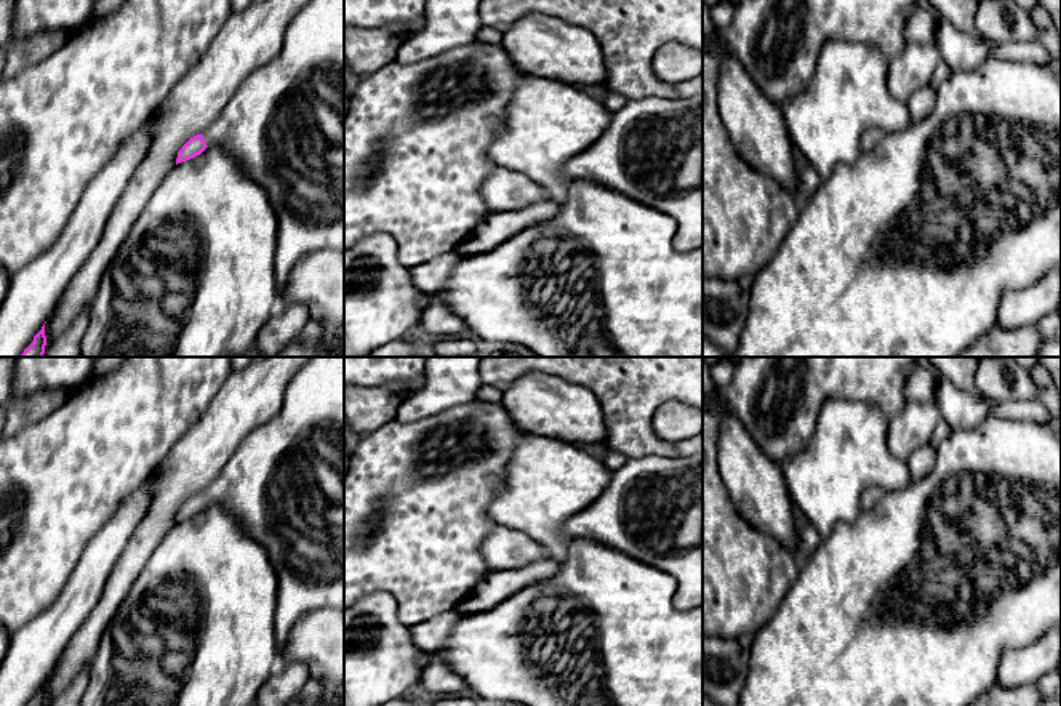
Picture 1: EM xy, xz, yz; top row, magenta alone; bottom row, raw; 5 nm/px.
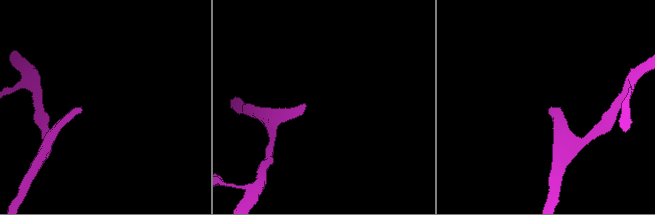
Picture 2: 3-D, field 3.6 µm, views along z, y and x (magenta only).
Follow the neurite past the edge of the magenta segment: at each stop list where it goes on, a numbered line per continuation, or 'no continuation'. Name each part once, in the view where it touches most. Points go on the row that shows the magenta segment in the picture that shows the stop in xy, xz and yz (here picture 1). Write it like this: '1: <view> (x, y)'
1: xy (285, 127)

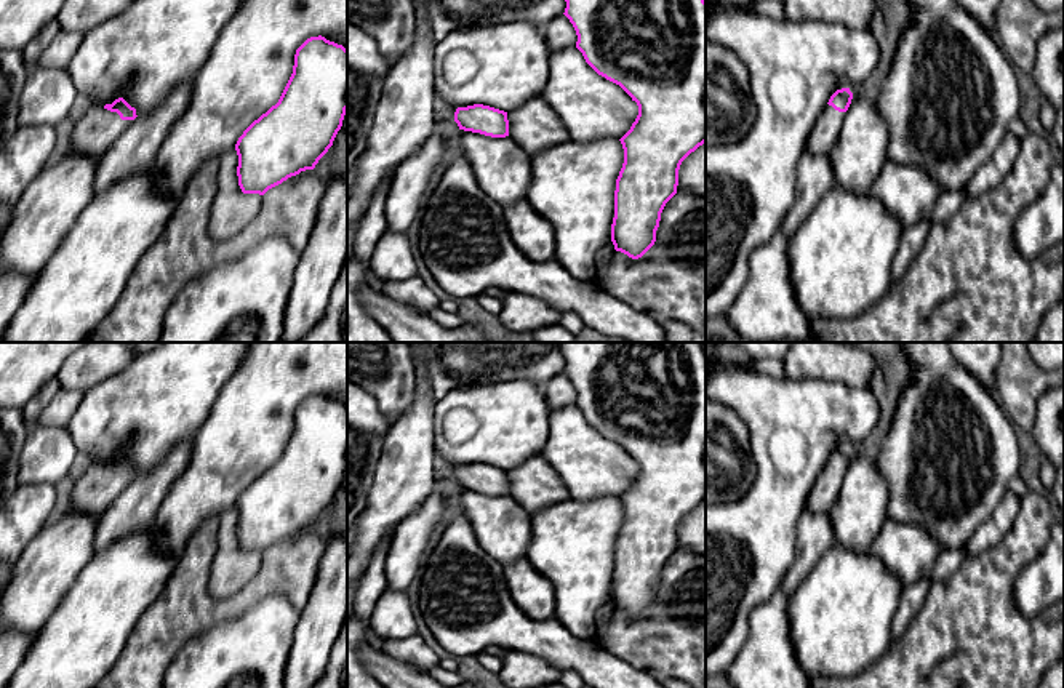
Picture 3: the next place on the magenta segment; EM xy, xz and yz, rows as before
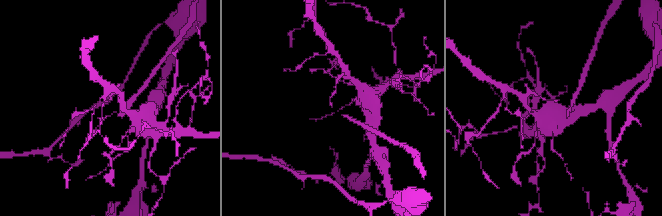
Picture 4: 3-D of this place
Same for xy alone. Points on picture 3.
1: xy (98, 128)

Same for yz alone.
1: yz (824, 133)

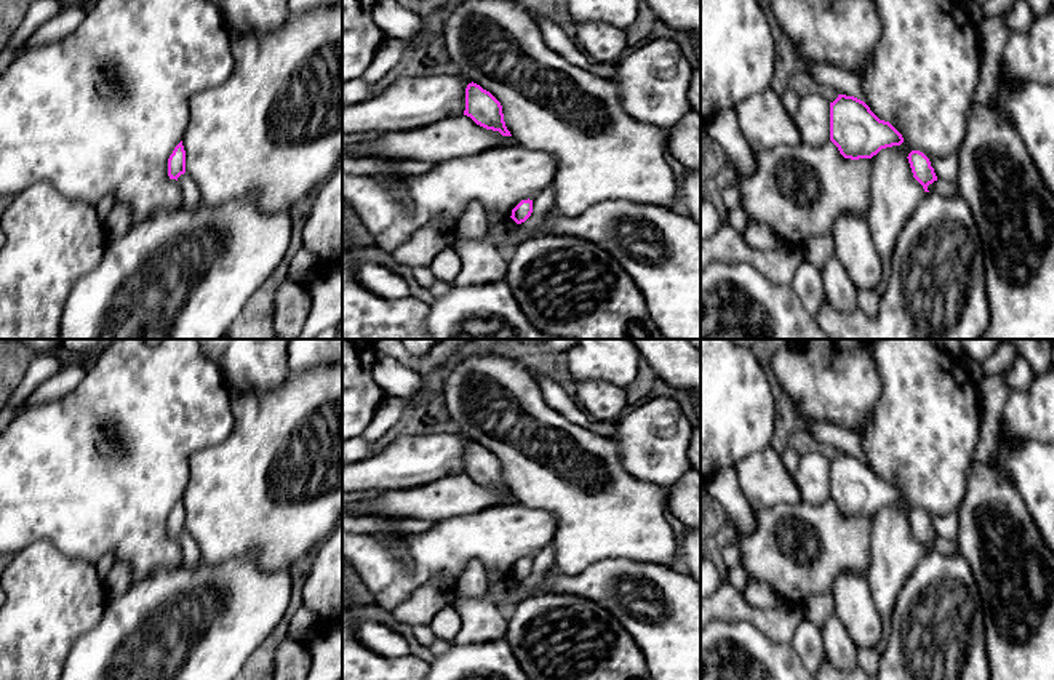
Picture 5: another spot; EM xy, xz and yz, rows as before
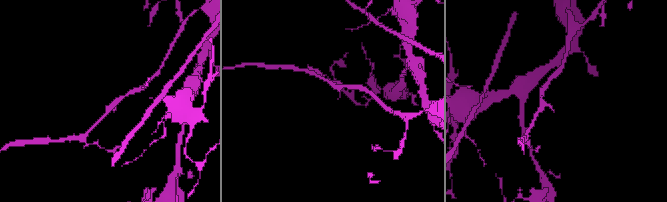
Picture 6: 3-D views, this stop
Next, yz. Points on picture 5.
no continuation

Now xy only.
no continuation

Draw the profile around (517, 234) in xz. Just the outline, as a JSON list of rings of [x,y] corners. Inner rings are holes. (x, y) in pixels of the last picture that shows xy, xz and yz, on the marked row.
[[[542,219],[541,224],[531,232],[528,234],[520,224],[517,224],[505,238],[505,246],[509,250],[509,253],[520,245],[521,242],[525,242],[526,238],[537,235],[537,234],[545,234],[549,229],[549,221]]]

